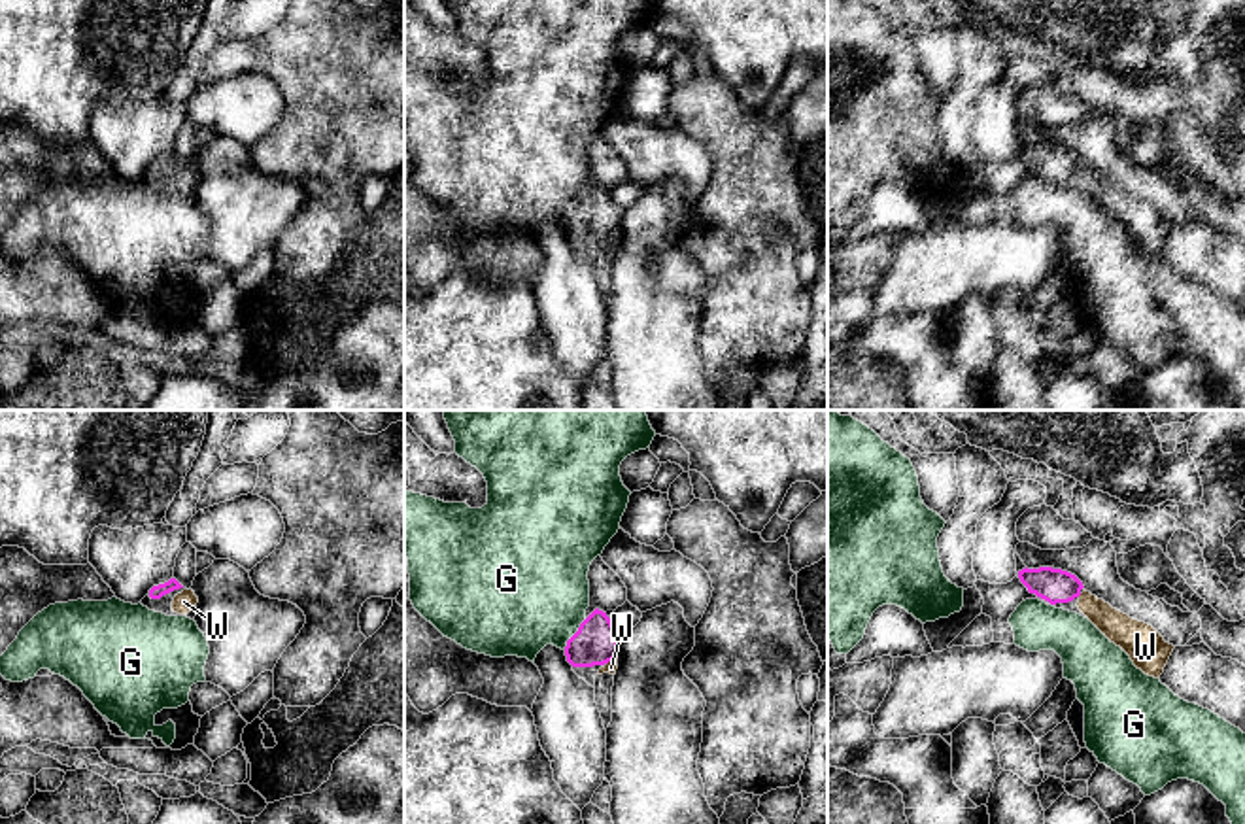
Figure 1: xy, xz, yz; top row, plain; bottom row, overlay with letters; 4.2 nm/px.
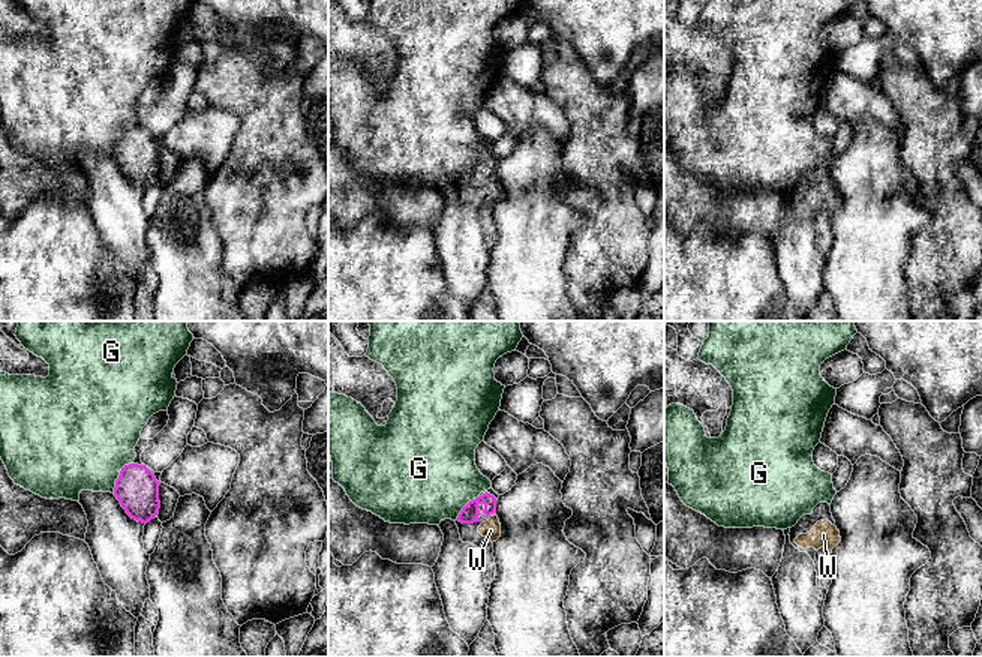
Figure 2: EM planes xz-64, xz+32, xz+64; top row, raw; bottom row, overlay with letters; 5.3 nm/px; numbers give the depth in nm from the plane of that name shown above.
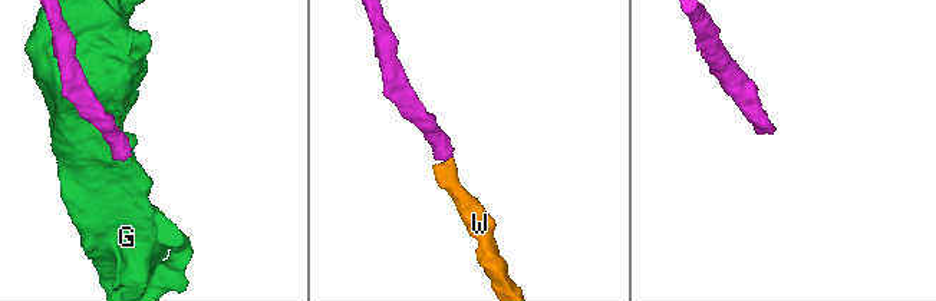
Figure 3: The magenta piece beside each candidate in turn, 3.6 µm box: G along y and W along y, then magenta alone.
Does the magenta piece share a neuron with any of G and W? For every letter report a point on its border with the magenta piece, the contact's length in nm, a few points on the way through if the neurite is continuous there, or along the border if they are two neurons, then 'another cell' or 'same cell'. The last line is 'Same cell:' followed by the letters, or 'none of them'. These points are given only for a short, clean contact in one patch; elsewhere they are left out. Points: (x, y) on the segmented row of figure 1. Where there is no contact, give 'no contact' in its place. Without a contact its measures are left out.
G: contact xz (575, 634); length 170 nm; another cell
W: contact xz (611, 660); length 60 nm; way xz (596, 643), (611, 660), (611, 668); same cell
Same cell: W

